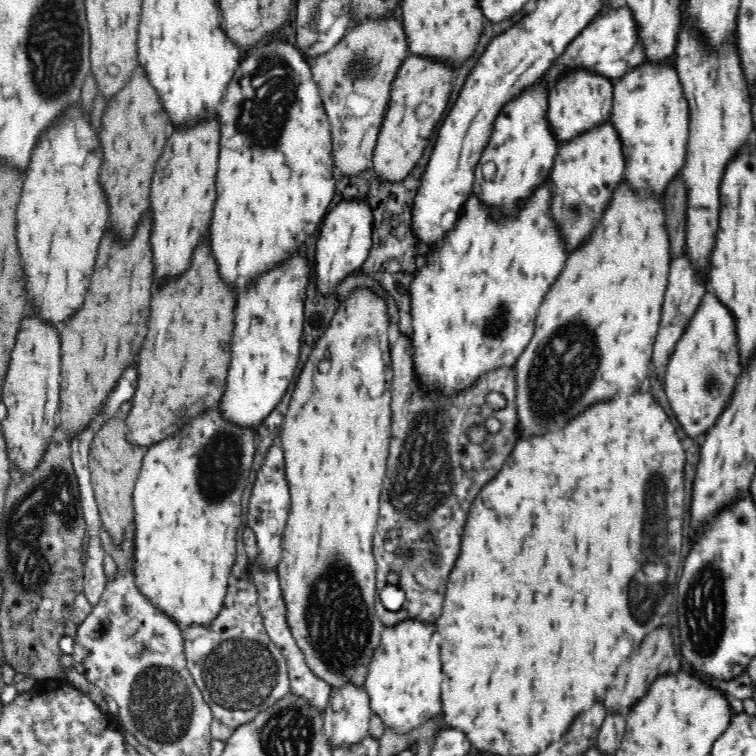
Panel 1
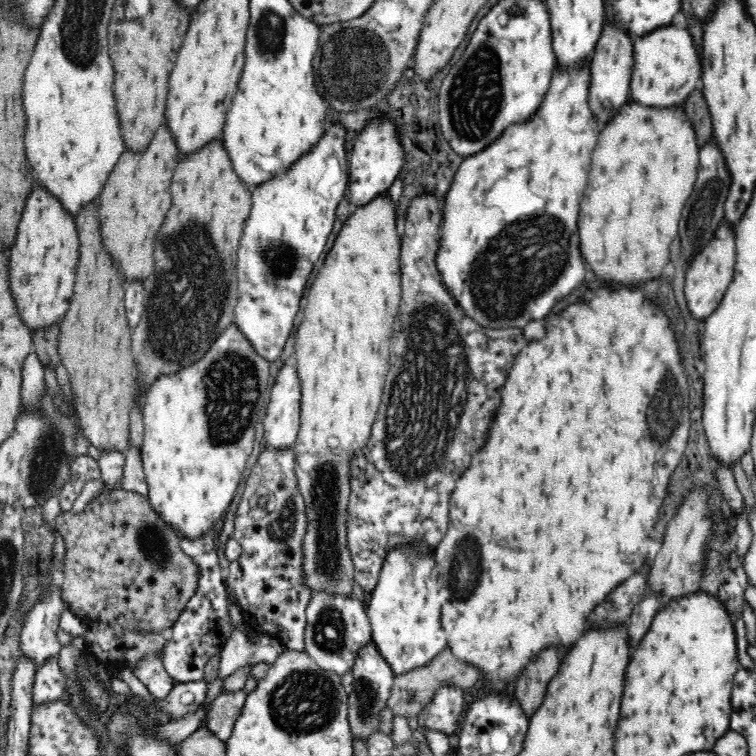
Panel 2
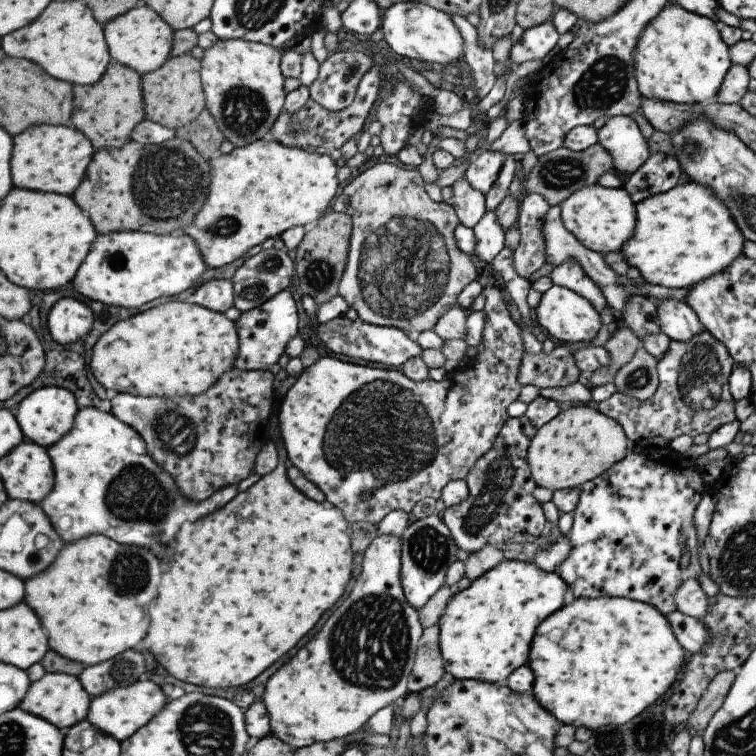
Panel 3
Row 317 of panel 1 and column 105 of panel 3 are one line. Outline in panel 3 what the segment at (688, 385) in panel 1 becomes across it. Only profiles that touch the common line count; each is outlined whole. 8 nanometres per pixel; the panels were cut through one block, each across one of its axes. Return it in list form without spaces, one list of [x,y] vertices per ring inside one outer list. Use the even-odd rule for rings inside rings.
[[[147,678],[143,681],[131,682],[130,686],[112,689],[100,696],[91,698],[85,719],[99,731],[113,736],[121,742],[131,737],[139,728],[147,725],[153,716],[158,714],[168,702],[160,688]]]

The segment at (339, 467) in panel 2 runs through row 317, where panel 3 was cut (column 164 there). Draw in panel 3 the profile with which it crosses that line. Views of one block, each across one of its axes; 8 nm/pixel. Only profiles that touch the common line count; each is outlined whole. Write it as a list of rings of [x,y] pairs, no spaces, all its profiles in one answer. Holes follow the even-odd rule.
[[[169,300],[109,327],[95,341],[89,366],[105,390],[168,398],[201,395],[234,366],[238,343],[235,324],[223,313]]]

